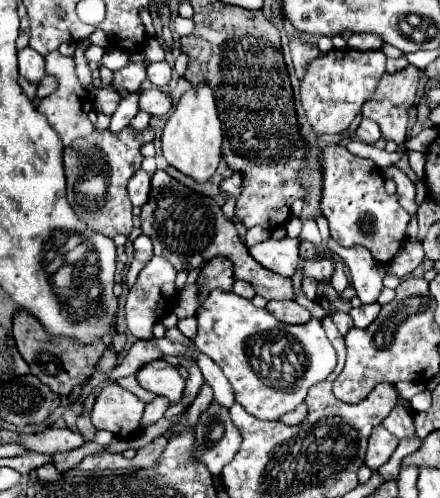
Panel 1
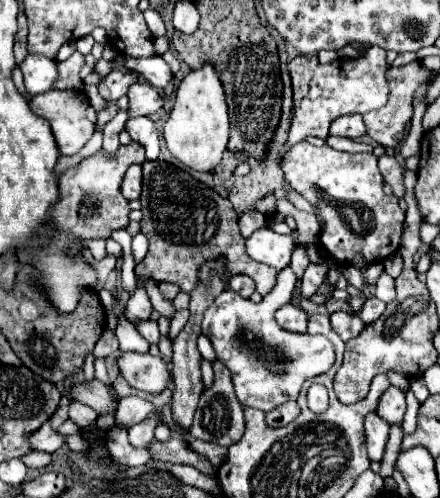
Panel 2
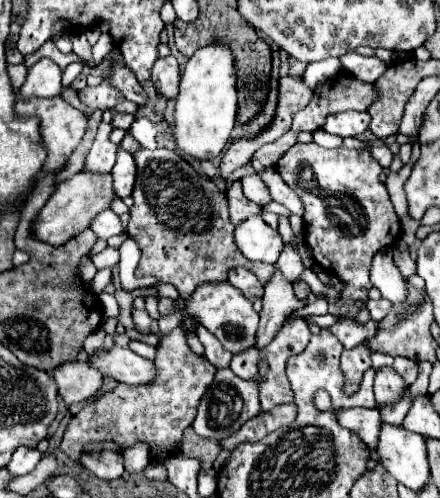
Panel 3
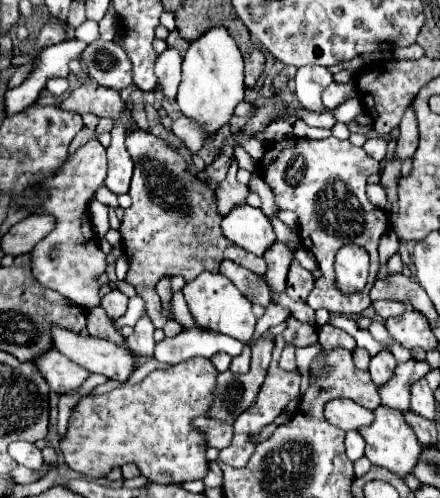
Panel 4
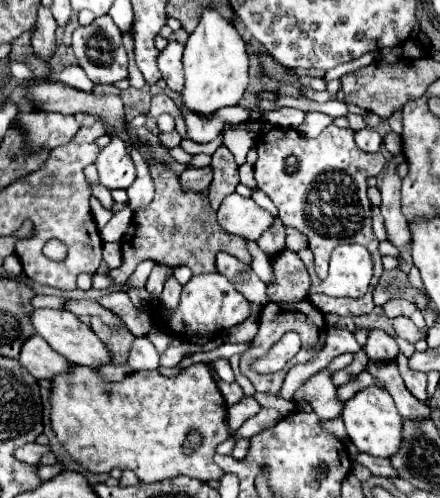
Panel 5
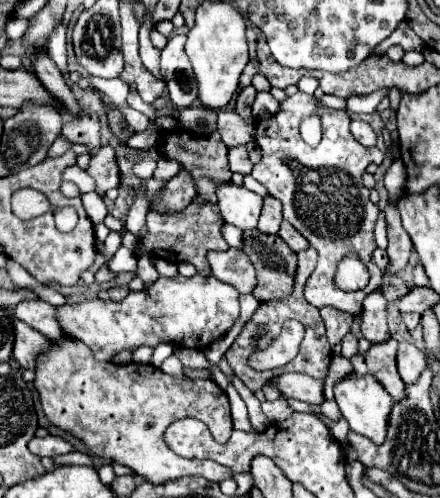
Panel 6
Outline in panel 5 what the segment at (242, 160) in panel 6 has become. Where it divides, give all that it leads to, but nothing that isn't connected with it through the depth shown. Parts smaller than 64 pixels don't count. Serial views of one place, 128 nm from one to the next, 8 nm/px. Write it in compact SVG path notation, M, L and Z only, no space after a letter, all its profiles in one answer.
M242 164L242 166L238 168L238 172L240 172L240 182L242 182L242 184L246 184L248 188L256 188L256 182L254 182L254 170L252 170L250 164Z

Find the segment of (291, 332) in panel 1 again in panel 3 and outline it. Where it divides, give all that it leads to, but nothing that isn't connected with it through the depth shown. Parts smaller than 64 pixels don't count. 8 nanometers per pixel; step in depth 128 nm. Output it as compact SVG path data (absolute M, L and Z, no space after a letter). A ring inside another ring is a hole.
M286 244L276 266L284 272L286 280L294 282L302 272L304 272L304 264L300 260L300 252L298 252L298 246L296 244ZM204 282L194 294L184 302L184 312L194 316L204 328L208 328L226 350L238 354L250 346L254 346L254 336L258 328L258 314L252 308L252 302L244 298L230 282Z

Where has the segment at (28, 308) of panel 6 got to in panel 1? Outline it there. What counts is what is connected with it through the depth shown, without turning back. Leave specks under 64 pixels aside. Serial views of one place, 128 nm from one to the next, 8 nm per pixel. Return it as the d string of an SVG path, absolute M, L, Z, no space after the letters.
M154 360L146 366L142 366L136 372L136 380L144 390L164 396L172 404L180 402L180 398L184 394L184 378L176 370L176 366L172 366L164 360Z

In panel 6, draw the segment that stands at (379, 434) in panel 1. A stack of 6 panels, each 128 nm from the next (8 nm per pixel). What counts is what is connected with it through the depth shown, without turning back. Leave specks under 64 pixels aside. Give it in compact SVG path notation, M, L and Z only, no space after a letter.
M282 374L276 378L270 378L266 382L268 386L276 386L278 392L284 398L294 398L310 404L322 404L324 402L324 382L312 380L304 374Z

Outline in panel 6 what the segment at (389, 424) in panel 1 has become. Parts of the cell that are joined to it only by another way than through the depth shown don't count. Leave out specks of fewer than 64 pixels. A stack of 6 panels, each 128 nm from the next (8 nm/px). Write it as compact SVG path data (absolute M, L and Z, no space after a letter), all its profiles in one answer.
M380 288L370 292L362 302L360 328L362 328L362 336L372 344L380 342L380 340L388 340L388 336L390 336L388 326L386 326L386 316L388 316L386 308L388 308L388 300L384 298Z

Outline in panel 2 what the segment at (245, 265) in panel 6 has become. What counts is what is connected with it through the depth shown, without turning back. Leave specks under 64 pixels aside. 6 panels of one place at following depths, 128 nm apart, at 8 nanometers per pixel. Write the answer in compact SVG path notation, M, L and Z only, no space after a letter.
M244 274L232 276L230 282L228 282L228 286L230 286L234 292L238 292L242 298L250 298L252 292L256 290L256 288L254 288L254 280L252 280L250 276L244 276Z

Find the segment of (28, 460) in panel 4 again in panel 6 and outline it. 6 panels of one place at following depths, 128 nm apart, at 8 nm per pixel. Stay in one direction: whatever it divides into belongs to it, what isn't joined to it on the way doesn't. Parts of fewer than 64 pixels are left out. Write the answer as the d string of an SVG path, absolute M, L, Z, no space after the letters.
M48 434L48 436L44 436L44 438L34 436L34 438L28 442L28 448L30 448L32 454L36 454L36 456L40 456L40 458L42 458L42 456L56 458L56 456L60 456L60 454L68 454L68 452L74 450L74 446L72 446L68 440L64 440L64 438L60 438L60 436L52 436L52 434Z

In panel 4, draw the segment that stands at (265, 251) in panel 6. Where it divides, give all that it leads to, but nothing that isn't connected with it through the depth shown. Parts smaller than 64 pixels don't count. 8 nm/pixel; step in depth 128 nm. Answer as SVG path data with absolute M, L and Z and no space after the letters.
M292 262L286 280L286 294L296 302L306 302L312 286L314 286L314 276L308 270L304 270L298 262Z

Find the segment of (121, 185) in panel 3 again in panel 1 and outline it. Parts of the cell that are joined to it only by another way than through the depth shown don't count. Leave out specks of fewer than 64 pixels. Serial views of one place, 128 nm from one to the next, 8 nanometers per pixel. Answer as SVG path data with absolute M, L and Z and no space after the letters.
M138 170L128 182L130 202L134 206L144 206L148 200L148 188L150 188L150 176L144 170Z

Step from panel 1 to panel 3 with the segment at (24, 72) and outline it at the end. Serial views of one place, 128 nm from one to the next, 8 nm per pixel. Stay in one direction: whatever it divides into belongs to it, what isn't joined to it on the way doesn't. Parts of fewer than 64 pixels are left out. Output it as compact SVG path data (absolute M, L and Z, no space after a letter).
M50 58L38 60L32 68L28 68L28 78L26 78L24 86L20 88L20 98L30 100L30 98L60 96L60 92L62 92L60 76L62 76L62 70L54 60L50 60Z

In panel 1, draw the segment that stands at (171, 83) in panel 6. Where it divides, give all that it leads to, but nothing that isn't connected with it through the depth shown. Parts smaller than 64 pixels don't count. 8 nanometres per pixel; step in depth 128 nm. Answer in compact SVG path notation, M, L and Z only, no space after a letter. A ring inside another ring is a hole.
M114 50L114 52L110 52L110 54L104 54L104 58L102 58L102 66L106 66L106 68L110 68L110 70L120 70L120 68L124 68L124 64L128 64L130 60L128 60L128 56L122 52L122 50ZM148 62L146 64L146 72L148 72L148 80L162 88L170 82L170 74L172 74L172 68L166 64L166 62Z

